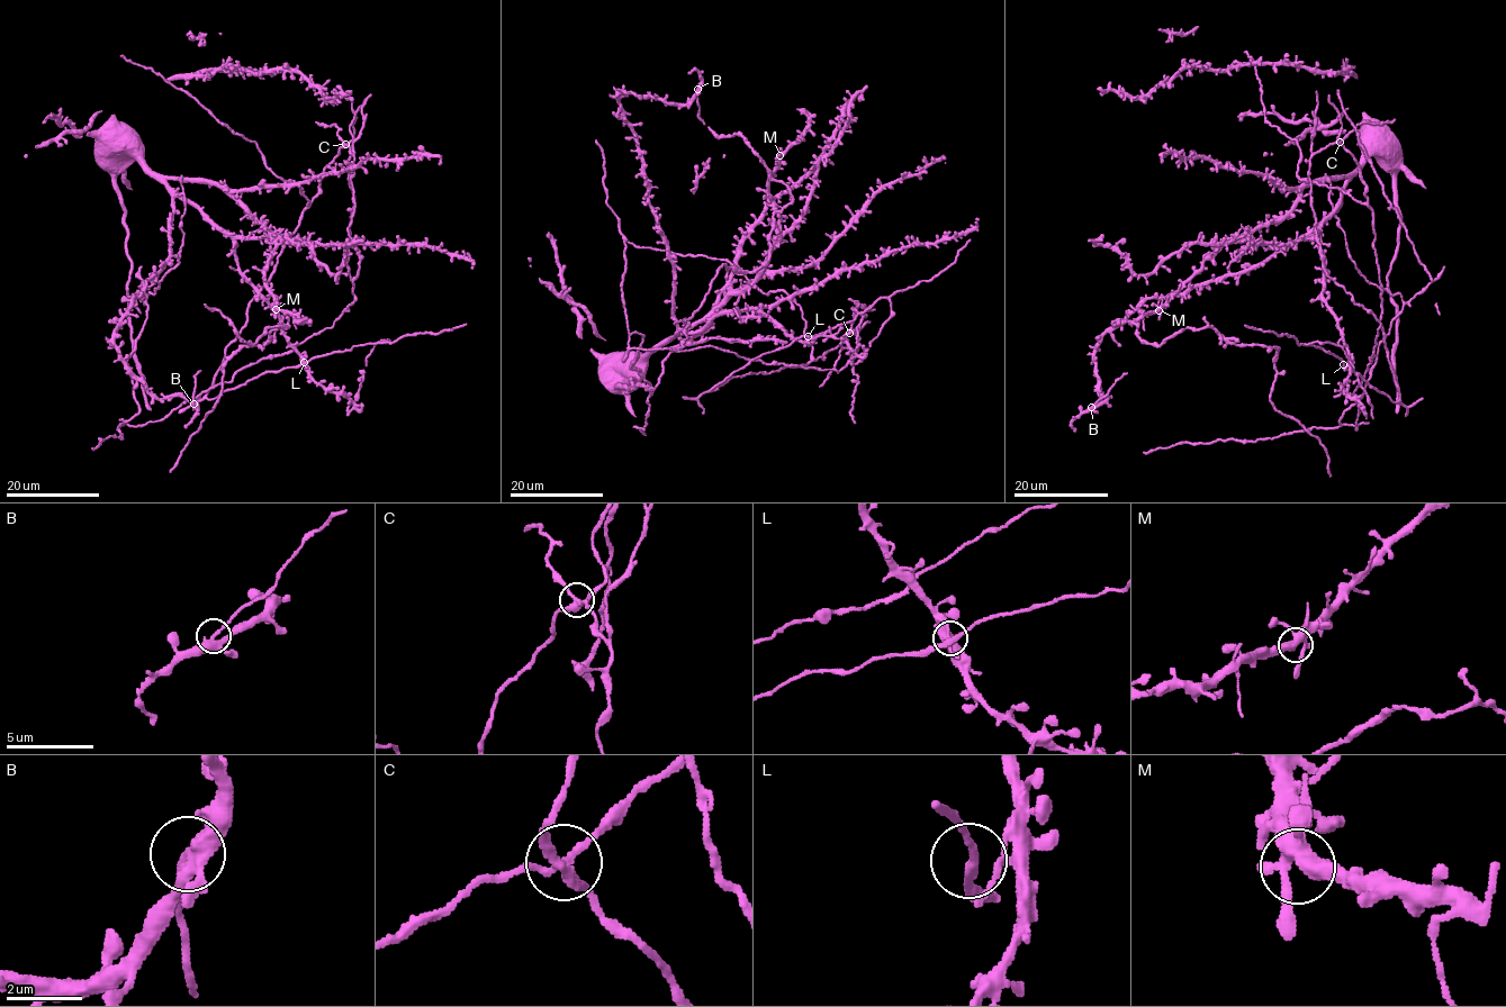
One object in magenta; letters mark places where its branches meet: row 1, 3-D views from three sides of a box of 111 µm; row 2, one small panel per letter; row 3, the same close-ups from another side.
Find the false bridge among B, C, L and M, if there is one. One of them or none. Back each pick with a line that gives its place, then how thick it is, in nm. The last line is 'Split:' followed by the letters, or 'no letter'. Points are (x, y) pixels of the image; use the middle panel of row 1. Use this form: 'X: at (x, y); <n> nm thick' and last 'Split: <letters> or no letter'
B: at (697, 89); 340 nm thick
Split: B

